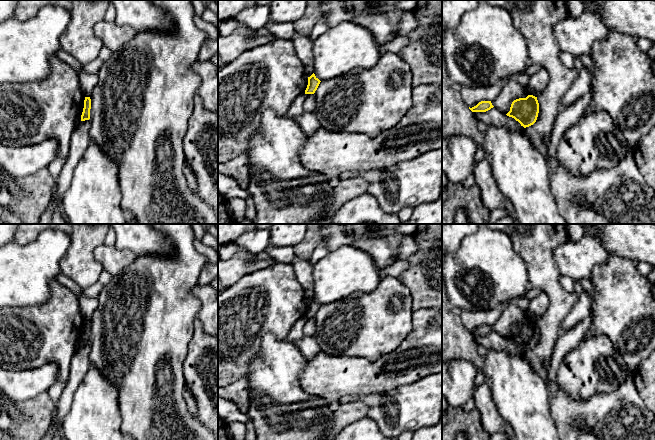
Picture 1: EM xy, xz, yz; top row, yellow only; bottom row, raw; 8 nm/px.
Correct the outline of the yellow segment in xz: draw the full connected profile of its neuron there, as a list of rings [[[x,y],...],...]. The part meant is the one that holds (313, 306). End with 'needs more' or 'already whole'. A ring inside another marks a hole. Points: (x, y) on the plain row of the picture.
[[[313,297],[310,301],[308,301],[308,309],[305,314],[305,318],[314,318],[320,306],[321,305]]] | already whole

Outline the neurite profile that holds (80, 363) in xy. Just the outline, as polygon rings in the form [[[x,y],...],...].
[[[90,343],[81,345],[72,357],[70,364],[70,375],[67,380],[65,389],[63,390],[58,402],[57,411],[59,426],[62,428],[63,418],[68,414],[71,406],[73,396],[82,382],[83,378],[87,374],[90,367]]]

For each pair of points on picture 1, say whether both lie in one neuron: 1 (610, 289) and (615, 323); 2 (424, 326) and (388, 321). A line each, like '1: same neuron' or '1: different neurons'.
1: same neuron
2: different neurons

